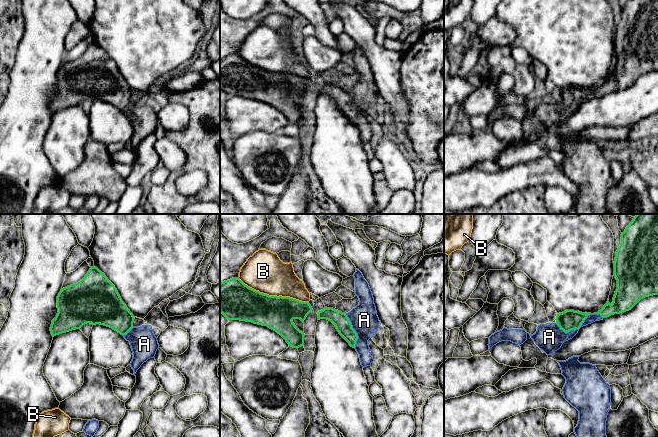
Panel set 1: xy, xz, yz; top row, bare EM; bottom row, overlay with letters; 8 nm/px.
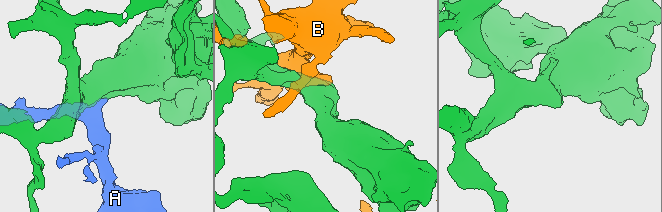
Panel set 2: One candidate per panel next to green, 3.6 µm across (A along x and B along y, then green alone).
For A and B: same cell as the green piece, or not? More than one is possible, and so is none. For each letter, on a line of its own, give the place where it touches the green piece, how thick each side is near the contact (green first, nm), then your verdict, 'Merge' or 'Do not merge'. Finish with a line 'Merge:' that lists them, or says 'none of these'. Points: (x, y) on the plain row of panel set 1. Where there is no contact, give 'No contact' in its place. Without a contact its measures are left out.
A: Touches green at yz (574, 105). Thickness 160 nm (green) against 220 nm. Merge
B: Touches green at xz (273, 72). Thickness 280 nm (green) against 320 nm. Do not merge
Merge: A

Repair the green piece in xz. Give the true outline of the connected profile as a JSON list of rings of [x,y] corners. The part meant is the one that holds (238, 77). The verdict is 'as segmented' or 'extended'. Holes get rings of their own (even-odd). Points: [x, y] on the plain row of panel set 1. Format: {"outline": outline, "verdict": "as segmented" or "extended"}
{"outline": [[[239,54],[220,59],[220,89],[228,96],[267,102],[280,110],[293,124],[304,121],[305,110],[292,96],[300,95],[304,98],[312,86],[309,78],[260,69]]], "verdict": "as segmented"}

